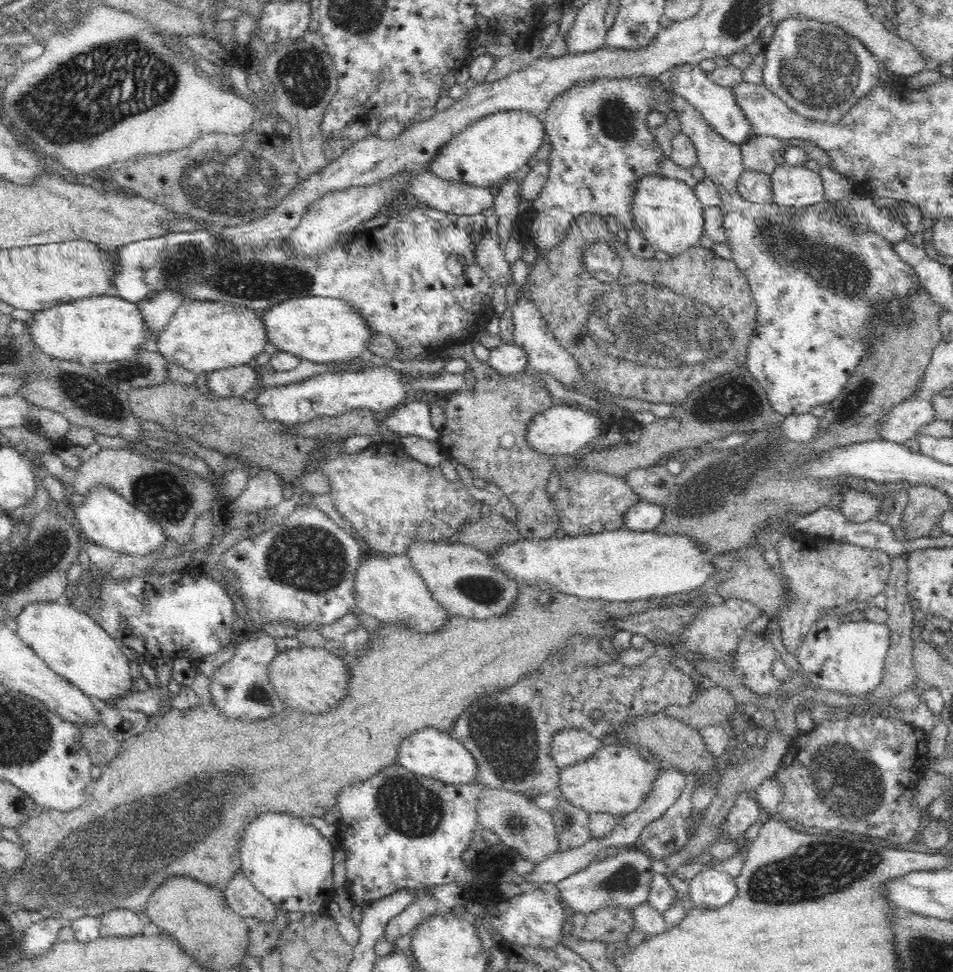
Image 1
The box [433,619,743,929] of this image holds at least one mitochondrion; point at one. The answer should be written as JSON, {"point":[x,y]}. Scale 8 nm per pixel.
{"point":[507,751]}

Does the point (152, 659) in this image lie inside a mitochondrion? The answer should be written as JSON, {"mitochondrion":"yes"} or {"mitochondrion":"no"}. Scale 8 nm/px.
{"mitochondrion":"no"}

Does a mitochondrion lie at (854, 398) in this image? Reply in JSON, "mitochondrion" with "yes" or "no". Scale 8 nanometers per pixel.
{"mitochondrion":"yes"}

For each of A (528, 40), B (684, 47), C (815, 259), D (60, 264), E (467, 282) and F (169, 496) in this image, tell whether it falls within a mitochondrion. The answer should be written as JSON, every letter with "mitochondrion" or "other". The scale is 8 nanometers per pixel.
{"A":"other","B":"other","C":"mitochondrion","D":"other","E":"other","F":"mitochondrion"}

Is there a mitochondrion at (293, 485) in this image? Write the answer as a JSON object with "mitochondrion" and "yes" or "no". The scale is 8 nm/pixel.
{"mitochondrion":"no"}

